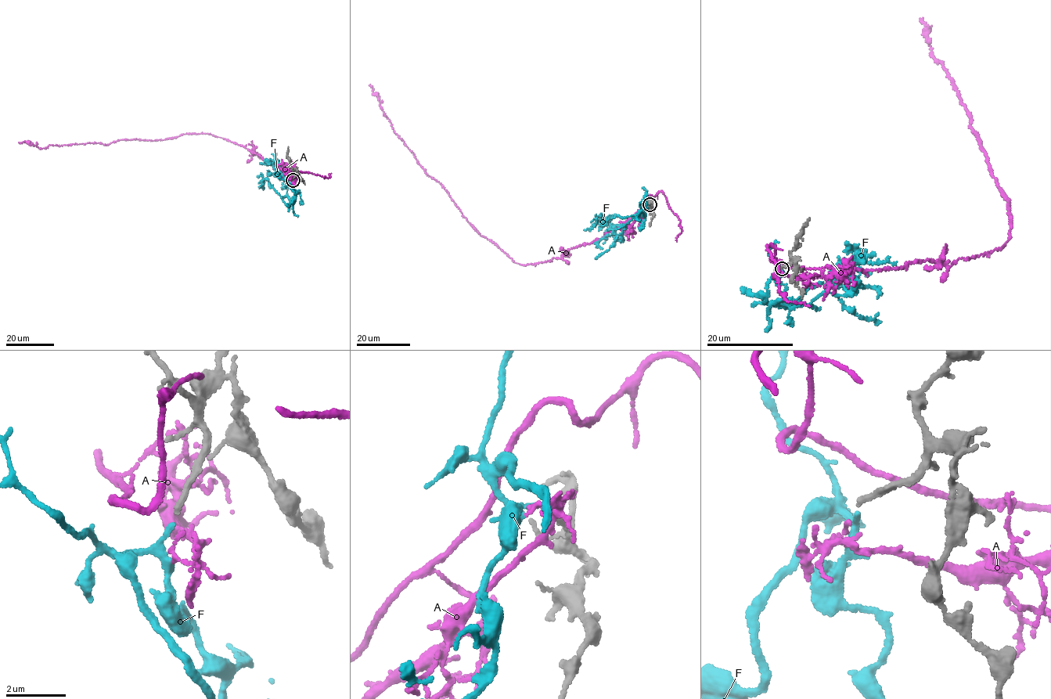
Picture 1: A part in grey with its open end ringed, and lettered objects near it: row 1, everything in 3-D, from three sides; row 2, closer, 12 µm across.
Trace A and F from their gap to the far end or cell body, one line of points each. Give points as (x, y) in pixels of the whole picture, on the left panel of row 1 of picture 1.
A: (293, 181), (287, 170), (258, 154), (203, 133), (41, 149), (18, 142)
F: (293, 181), (296, 194), (294, 200), (290, 203), (286, 195), (287, 176), (280, 175)

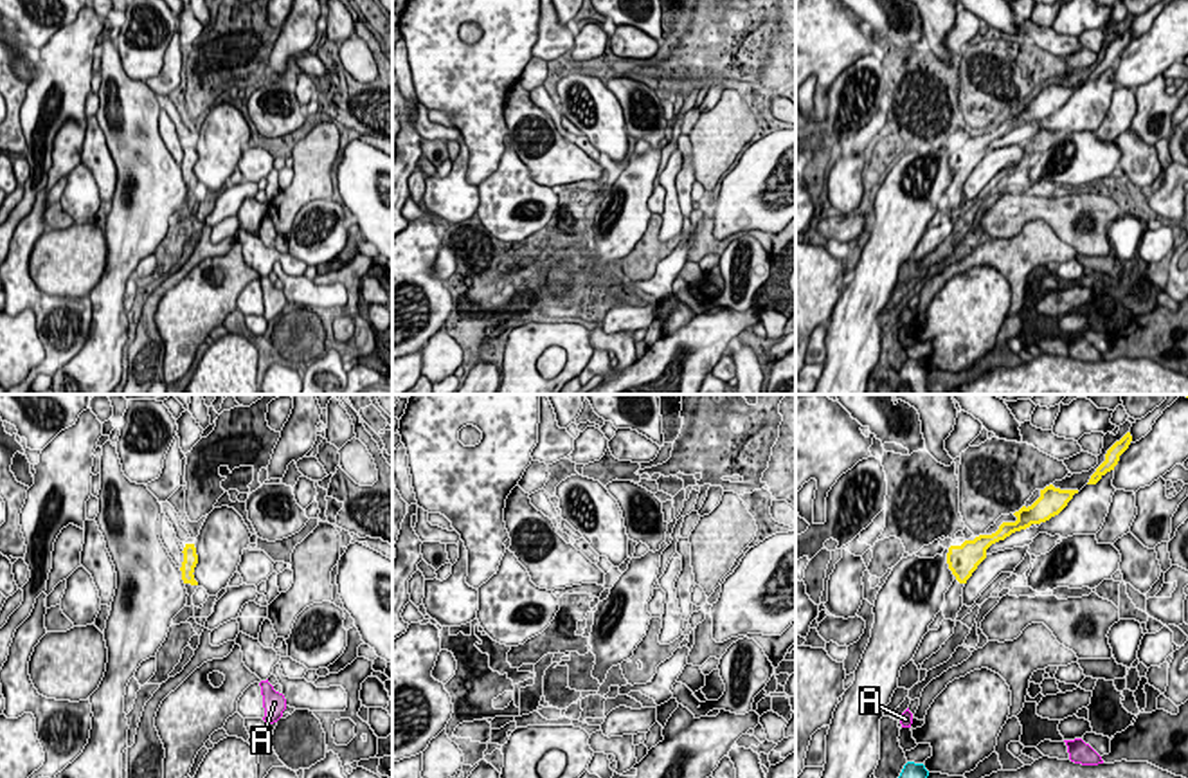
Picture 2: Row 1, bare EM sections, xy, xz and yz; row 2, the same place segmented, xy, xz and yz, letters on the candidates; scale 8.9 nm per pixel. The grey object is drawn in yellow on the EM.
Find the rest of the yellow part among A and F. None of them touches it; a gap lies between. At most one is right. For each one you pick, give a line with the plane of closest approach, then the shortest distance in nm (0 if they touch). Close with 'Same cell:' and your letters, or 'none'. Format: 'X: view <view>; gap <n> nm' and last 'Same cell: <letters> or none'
F: view yz; gap 1650 nm
Same cell: F

